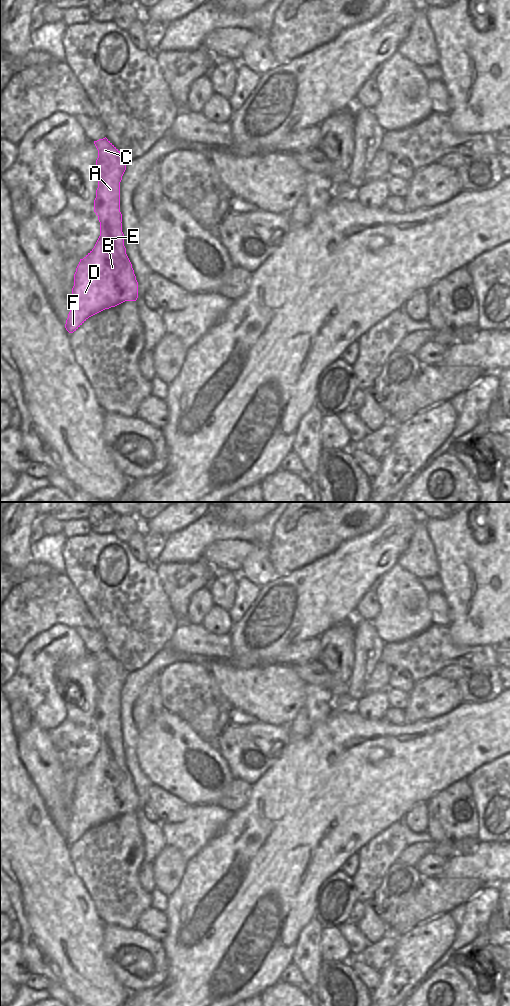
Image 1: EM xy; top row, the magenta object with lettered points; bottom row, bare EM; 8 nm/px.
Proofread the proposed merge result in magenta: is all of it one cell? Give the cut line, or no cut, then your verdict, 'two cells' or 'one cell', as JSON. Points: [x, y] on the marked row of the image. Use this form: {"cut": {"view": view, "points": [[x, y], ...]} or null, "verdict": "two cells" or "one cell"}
{"cut": null, "verdict": "one cell"}

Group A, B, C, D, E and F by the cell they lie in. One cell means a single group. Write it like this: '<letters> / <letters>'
A B C D E F

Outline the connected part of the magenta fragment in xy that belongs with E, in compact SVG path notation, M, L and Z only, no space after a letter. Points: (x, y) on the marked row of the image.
M106 137L94 144L98 150L94 212L100 222L100 236L94 248L80 259L74 274L72 305L65 324L69 333L89 317L138 298L138 282L126 254L120 212L120 182L128 161Z

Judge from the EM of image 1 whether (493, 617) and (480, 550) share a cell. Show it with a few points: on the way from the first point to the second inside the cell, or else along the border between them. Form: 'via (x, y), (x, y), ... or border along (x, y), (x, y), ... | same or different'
via (493, 600), (493, 590), (487, 584), (487, 567) | same

